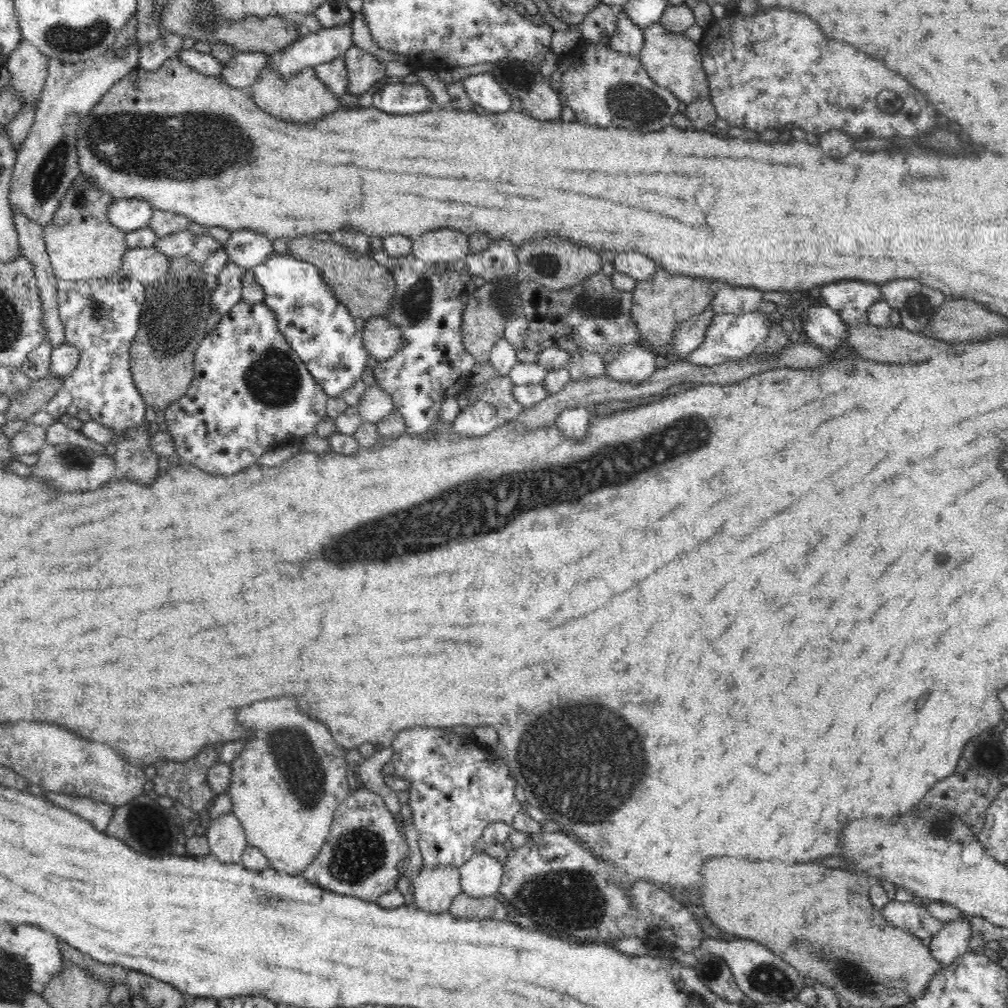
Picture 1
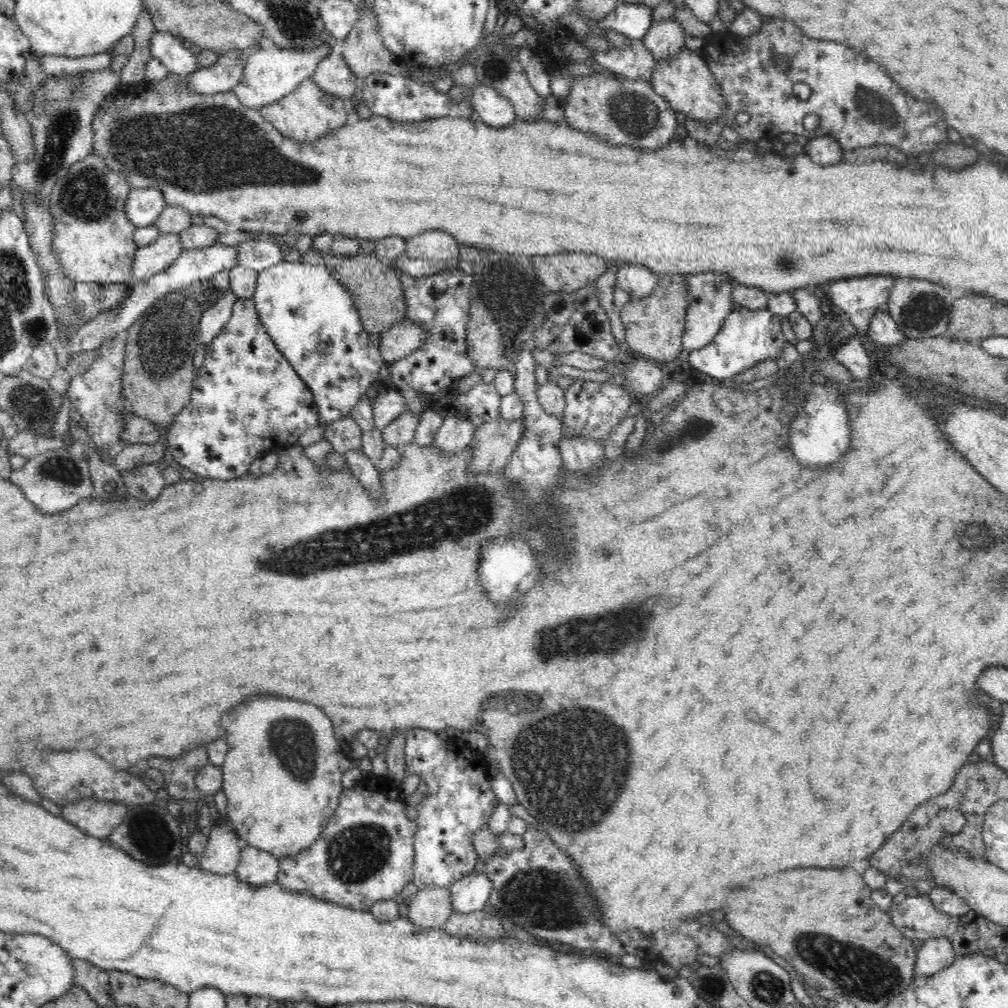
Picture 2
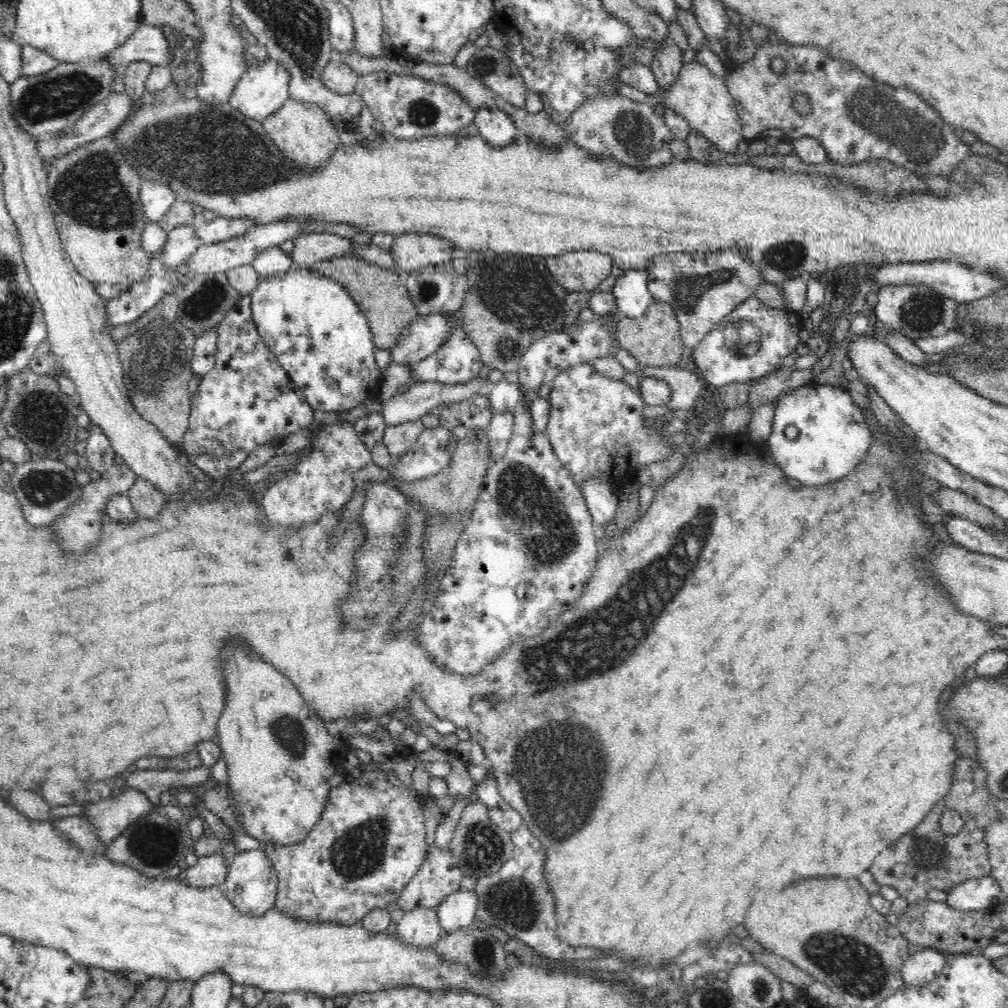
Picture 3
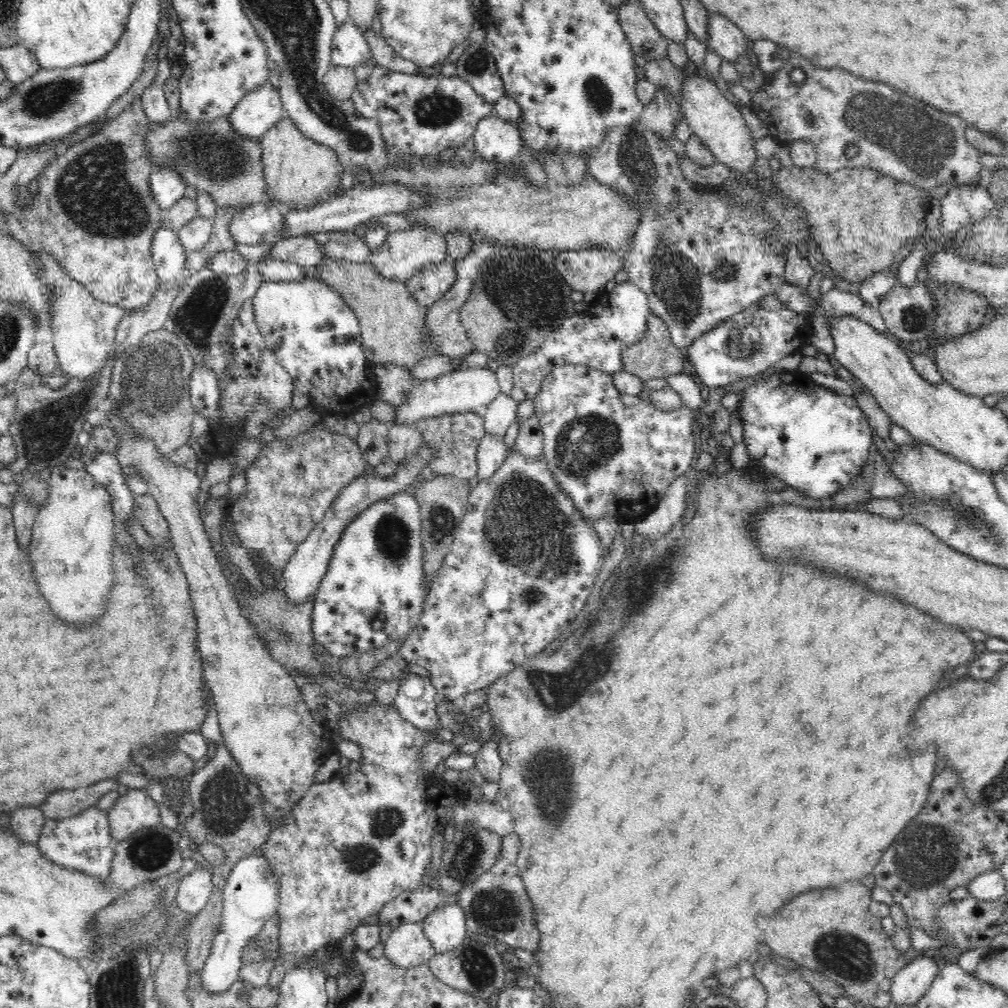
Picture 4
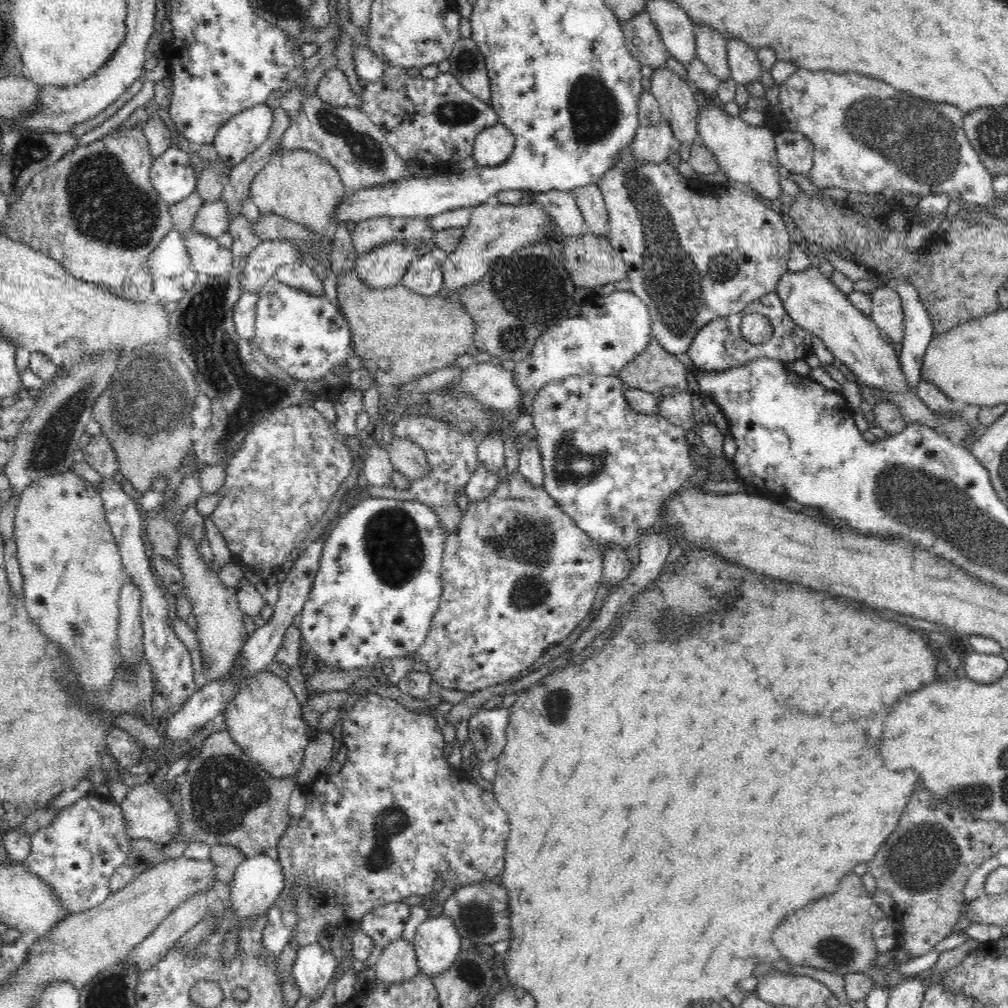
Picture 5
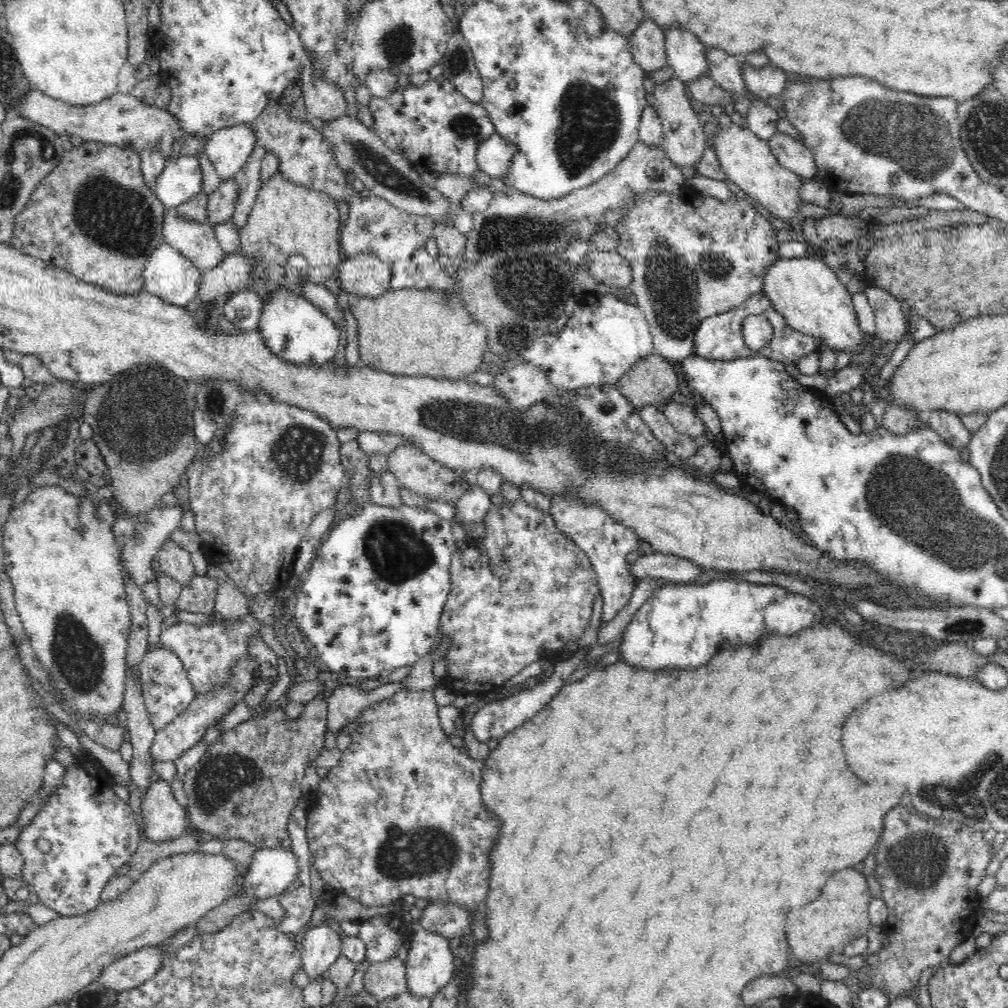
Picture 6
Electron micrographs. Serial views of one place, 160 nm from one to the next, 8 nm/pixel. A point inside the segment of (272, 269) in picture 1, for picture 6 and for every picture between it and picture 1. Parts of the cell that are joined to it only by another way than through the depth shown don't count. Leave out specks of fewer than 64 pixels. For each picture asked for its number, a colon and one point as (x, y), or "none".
2: (311, 318)
3: (317, 331)
4: (315, 336)
5: (305, 335)
6: (300, 333)

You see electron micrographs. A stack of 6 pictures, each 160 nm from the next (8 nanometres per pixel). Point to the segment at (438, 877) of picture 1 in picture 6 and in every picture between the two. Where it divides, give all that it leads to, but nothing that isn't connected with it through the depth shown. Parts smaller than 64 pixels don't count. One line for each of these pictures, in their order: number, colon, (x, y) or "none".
2: (430, 908)
3: (419, 928)
4: (406, 946)
5: (397, 963)
6: (385, 980)

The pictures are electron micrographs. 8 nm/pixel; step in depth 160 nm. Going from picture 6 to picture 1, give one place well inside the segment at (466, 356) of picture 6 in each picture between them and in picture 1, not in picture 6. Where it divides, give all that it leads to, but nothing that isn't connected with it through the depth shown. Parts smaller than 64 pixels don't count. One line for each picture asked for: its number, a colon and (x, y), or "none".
1: (364, 286)
2: (377, 292)
3: (381, 294)
4: (393, 324)
5: (420, 334)

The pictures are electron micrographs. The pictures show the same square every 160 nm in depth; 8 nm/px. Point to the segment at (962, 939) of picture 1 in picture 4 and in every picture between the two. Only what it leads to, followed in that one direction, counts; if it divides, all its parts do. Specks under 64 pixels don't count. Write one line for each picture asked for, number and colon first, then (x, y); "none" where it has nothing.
2: (933, 955)
3: (924, 966)
4: (910, 983)

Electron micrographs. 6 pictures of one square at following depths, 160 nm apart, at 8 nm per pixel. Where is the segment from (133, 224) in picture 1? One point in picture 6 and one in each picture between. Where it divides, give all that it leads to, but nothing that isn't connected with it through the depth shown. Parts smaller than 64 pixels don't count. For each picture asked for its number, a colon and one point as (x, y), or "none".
2: (144, 205)
3: (156, 198)
4: (167, 186)
5: (172, 175)
6: (181, 179)

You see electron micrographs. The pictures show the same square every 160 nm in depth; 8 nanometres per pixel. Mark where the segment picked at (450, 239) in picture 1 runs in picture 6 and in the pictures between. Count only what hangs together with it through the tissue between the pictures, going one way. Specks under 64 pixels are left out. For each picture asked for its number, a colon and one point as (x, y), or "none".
2: (435, 245)
3: (411, 251)
4: (403, 253)
5: (384, 266)
6: (363, 276)

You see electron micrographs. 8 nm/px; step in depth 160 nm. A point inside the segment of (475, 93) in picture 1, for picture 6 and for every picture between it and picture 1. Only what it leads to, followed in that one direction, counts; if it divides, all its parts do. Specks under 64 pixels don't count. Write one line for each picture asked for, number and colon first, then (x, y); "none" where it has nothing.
2: (494, 110)
3: (495, 126)
4: (496, 140)
5: (492, 147)
6: (495, 155)

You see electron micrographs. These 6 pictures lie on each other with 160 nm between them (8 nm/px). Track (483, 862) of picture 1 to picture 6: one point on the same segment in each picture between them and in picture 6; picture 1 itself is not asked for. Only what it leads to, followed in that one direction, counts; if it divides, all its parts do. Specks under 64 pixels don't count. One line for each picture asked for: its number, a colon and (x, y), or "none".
2: (471, 893)
3: (458, 910)
4: (445, 927)
5: (437, 941)
6: (429, 967)

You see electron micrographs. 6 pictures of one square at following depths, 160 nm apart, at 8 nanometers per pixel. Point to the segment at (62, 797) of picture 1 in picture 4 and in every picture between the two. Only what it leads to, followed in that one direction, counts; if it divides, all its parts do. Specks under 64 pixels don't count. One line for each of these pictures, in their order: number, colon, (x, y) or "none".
2: (97, 818)
3: (110, 817)
4: (134, 810)

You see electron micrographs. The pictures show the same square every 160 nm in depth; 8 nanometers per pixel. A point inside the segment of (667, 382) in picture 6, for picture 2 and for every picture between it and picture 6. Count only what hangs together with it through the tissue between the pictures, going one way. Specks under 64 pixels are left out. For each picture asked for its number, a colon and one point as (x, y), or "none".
2: (654, 326)
3: (653, 339)
4: (654, 355)
5: (655, 369)

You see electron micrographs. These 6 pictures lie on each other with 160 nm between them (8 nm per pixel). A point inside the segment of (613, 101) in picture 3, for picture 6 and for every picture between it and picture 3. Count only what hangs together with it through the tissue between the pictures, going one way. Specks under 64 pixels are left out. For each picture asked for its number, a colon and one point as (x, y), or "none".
4: (699, 259)
5: (694, 253)
6: (692, 257)

